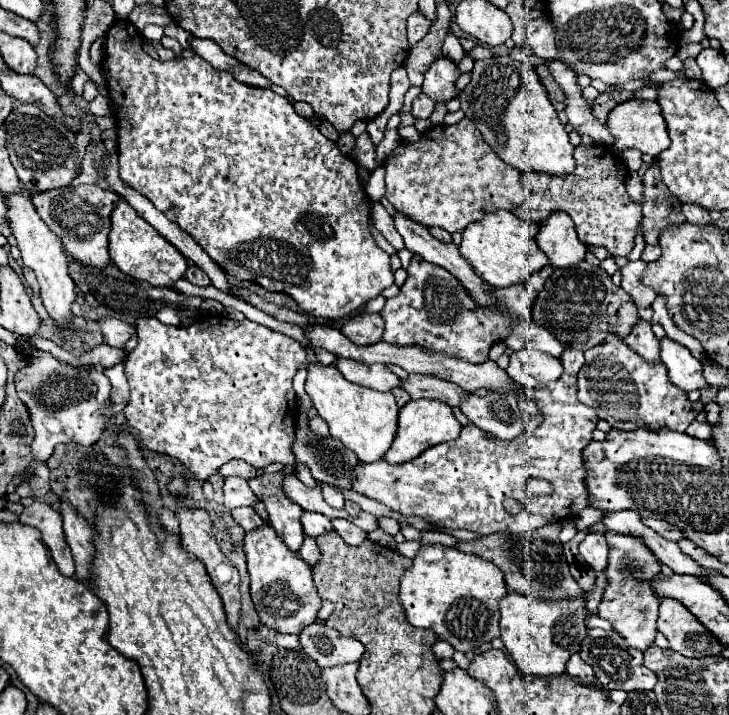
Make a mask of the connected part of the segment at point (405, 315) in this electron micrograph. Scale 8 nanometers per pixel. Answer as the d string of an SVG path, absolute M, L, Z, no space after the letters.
M413 255L411 265L407 269L407 281L401 287L399 295L393 299L387 299L381 317L385 321L385 333L383 341L397 343L397 345L421 345L433 351L441 351L445 355L467 359L471 363L483 363L487 361L487 353L493 343L499 343L509 335L509 319L511 315L529 317L531 315L531 303L535 299L535 293L527 289L525 283L499 289L497 297L503 303L505 313L499 311L487 311L475 307L463 285L443 267L437 267L433 263L423 261L419 255Z

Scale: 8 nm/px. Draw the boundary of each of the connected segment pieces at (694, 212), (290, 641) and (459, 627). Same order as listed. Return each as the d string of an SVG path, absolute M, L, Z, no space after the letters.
M683 205L683 215L689 223L711 223L709 213L697 205Z
M279 635L275 639L279 649L297 649L299 647L299 635Z
M421 545L399 589L407 621L413 627L435 631L439 639L463 653L477 651L483 643L499 637L499 601L505 595L505 579L497 565L443 545Z

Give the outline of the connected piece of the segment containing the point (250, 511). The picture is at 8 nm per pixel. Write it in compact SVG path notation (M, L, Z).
M237 507L237 509L233 509L233 519L235 519L245 531L253 531L253 529L257 529L257 527L263 523L261 517L255 513L253 507Z

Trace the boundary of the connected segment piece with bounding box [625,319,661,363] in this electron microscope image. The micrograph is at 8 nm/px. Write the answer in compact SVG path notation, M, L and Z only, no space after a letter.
M639 319L639 323L633 327L631 335L625 337L625 345L631 347L633 351L637 351L647 363L659 363L659 339L653 335L651 325L643 319Z

